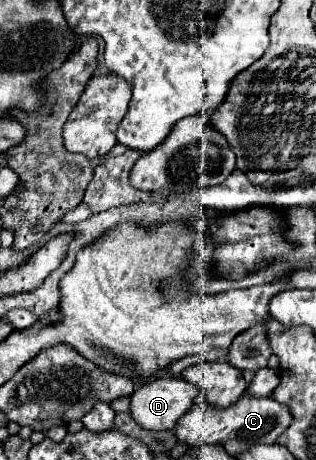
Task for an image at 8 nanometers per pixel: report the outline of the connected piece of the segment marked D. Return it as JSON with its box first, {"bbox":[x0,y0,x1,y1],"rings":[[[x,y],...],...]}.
{"bbox":[131,378,199,430],"rings":[[[157,378],[139,386],[131,396],[131,416],[145,430],[171,430],[177,420],[195,404],[199,388],[181,378]]]}

